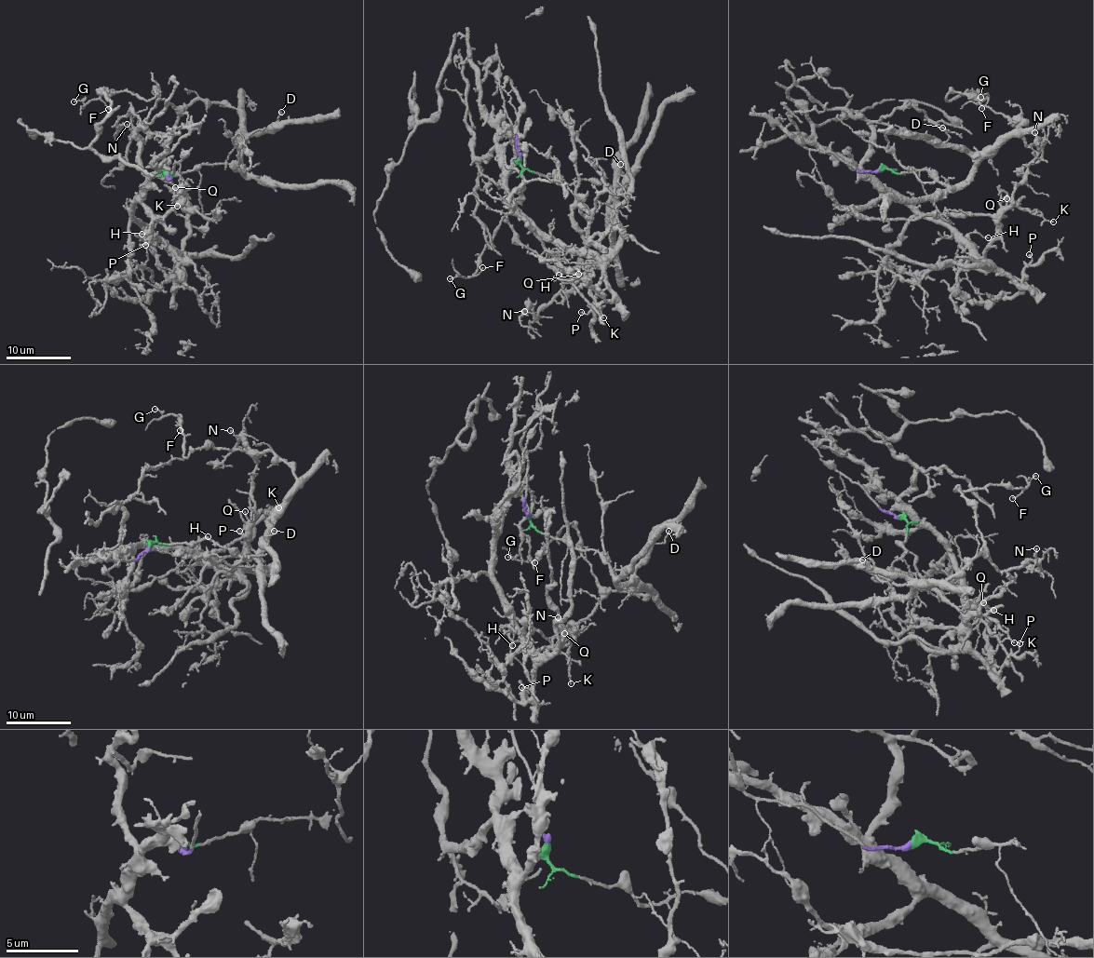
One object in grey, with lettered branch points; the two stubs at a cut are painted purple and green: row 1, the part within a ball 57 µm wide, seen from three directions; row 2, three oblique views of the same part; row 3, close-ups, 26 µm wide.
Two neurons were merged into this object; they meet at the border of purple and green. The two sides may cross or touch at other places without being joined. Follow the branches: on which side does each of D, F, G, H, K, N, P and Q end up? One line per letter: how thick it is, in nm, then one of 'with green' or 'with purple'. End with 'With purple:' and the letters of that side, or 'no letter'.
D: 130 nm thick; with green
F: 110 nm thick; with green
G: 130 nm thick; with green
H: 120 nm thick; with purple
K: 140 nm thick; with purple
N: 130 nm thick; with green
P: 130 nm thick; with purple
Q: 140 nm thick; with purple
With purple: H, K, P, Q

